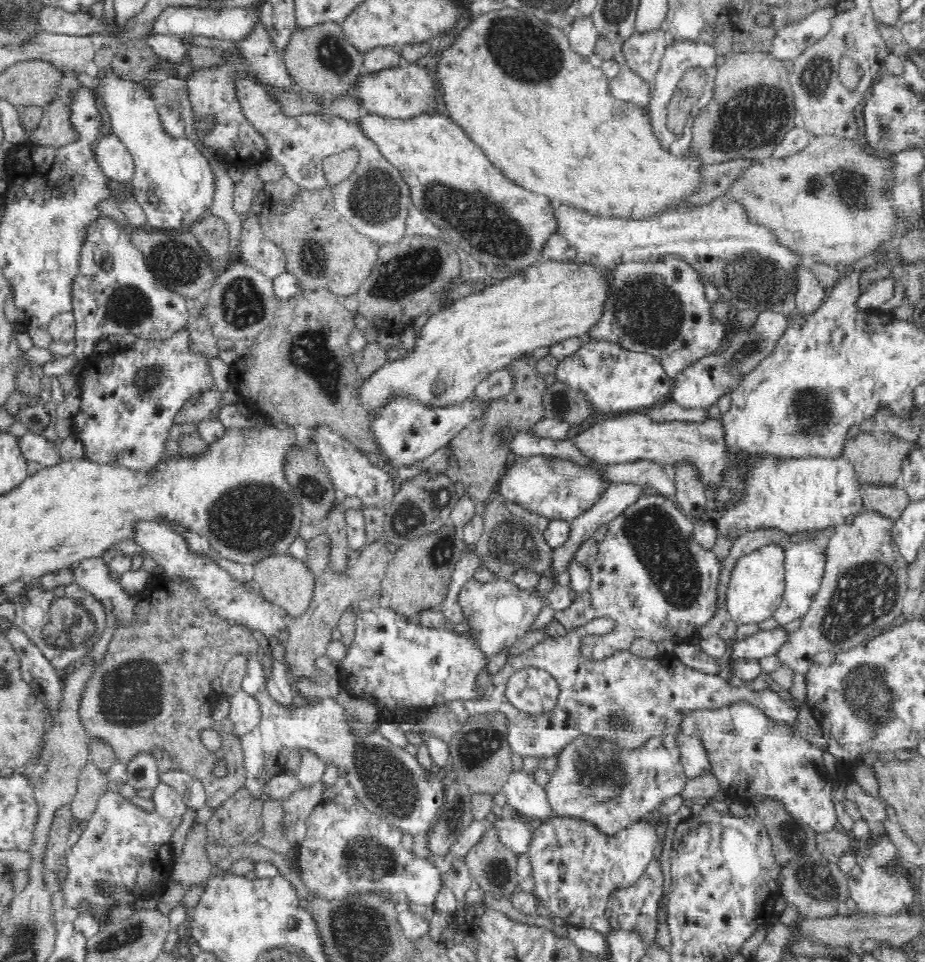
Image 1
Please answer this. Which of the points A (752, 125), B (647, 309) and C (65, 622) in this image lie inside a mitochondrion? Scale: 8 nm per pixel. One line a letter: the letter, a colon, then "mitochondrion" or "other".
A: mitochondrion
B: mitochondrion
C: mitochondrion

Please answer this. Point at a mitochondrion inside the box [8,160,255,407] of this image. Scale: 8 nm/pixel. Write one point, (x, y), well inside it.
(173, 260)

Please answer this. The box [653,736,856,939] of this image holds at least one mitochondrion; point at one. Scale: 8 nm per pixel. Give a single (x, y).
(818, 883)

